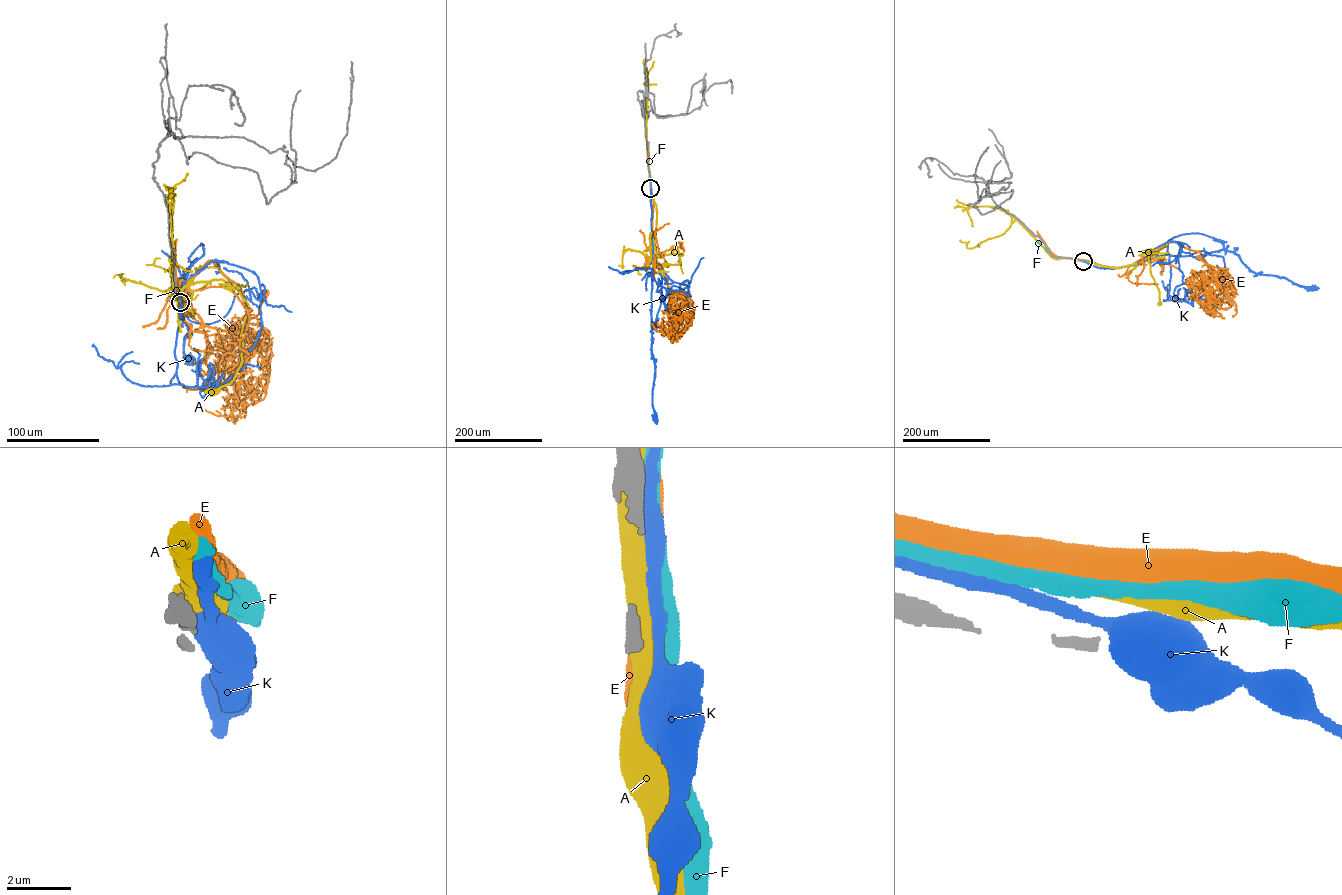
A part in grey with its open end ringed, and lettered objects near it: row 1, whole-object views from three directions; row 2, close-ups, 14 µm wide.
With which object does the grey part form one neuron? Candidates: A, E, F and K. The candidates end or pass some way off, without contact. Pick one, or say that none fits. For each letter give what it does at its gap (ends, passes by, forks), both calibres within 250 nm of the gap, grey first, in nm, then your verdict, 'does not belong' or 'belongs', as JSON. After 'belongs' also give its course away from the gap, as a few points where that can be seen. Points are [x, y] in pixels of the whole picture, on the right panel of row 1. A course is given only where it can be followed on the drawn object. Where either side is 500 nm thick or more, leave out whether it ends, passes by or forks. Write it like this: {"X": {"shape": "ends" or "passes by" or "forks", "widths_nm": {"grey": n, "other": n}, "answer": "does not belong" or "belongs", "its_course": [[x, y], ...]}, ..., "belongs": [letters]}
{"A": {"widths_nm": {"grey": 340, "other": 550}, "answer": "does not belong"}, "E": {"widths_nm": {"grey": 340, "other": 600}, "answer": "does not belong"}, "F": {"shape": "passes by", "widths_nm": {"grey": 340, "other": 480}, "answer": "does not belong"}, "K": {"shape": "passes by", "widths_nm": {"grey": 340, "other": 440}, "answer": "does not belong"}, "belongs": []}

